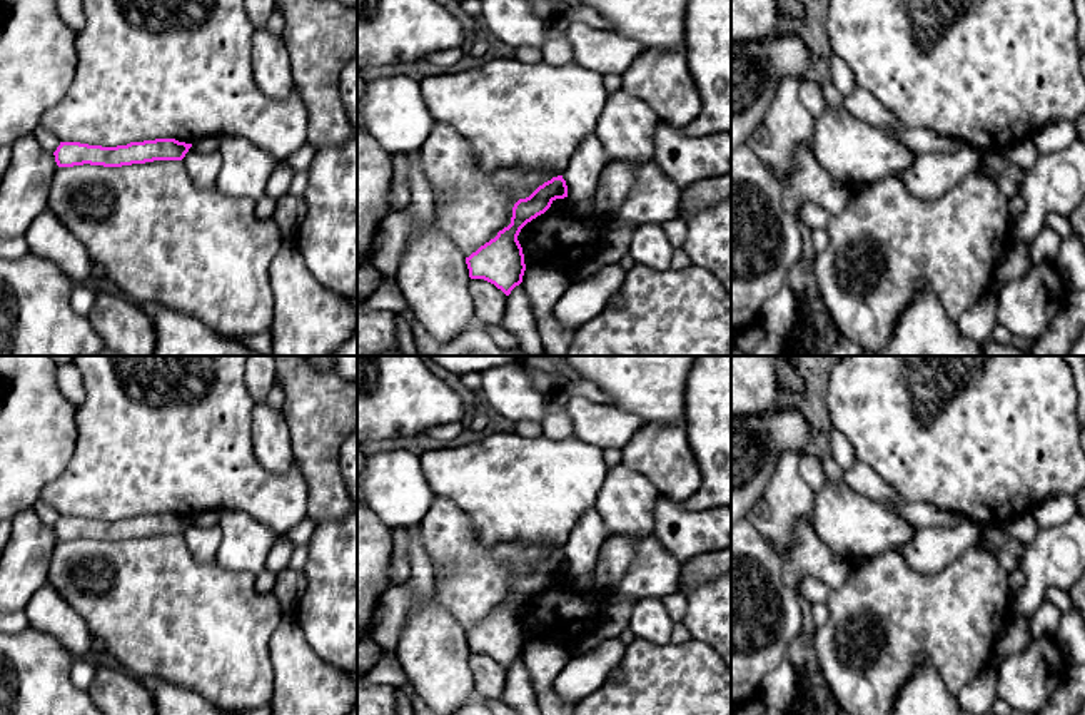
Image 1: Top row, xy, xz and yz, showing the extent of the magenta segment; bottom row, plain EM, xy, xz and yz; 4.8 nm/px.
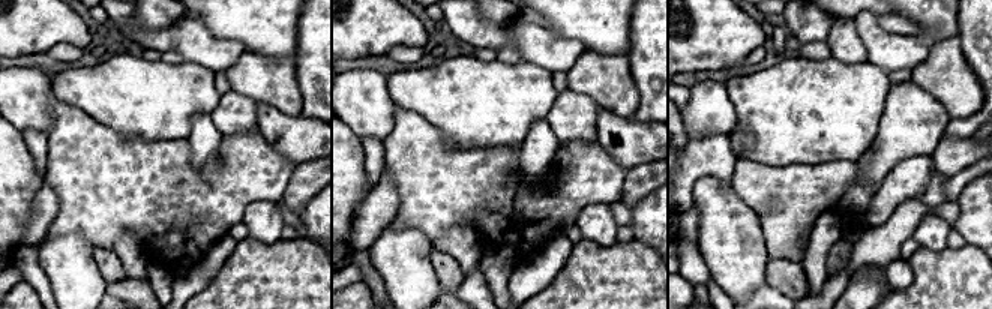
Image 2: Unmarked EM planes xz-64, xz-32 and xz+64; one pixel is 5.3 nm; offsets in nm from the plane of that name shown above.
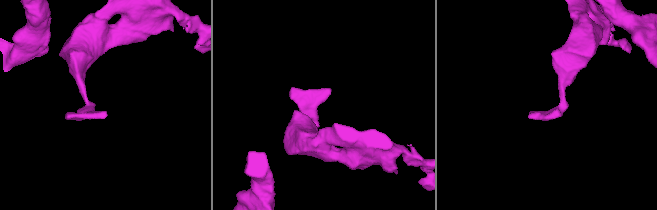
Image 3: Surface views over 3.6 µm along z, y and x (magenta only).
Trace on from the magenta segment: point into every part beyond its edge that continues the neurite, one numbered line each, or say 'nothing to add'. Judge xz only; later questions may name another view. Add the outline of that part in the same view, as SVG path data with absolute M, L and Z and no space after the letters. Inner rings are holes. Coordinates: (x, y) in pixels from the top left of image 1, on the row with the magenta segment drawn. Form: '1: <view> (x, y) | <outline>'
nothing to add

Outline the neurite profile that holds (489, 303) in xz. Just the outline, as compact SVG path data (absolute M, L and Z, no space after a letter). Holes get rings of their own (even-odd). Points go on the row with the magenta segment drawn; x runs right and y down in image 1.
M471 279L469 292L476 311L476 319L486 326L501 326L507 296L484 279Z

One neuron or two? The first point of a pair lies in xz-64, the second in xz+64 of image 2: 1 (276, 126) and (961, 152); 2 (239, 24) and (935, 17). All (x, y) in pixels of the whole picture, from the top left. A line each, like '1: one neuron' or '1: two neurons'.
1: one neuron
2: one neuron

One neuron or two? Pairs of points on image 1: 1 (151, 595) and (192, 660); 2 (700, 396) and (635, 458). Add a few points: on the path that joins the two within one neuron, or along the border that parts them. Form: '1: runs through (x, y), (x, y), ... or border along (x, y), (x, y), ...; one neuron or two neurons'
1: runs through (167, 612), (192, 637), (192, 644); one neuron
2: border along (683, 423), (688, 445), (696, 460); two neurons

